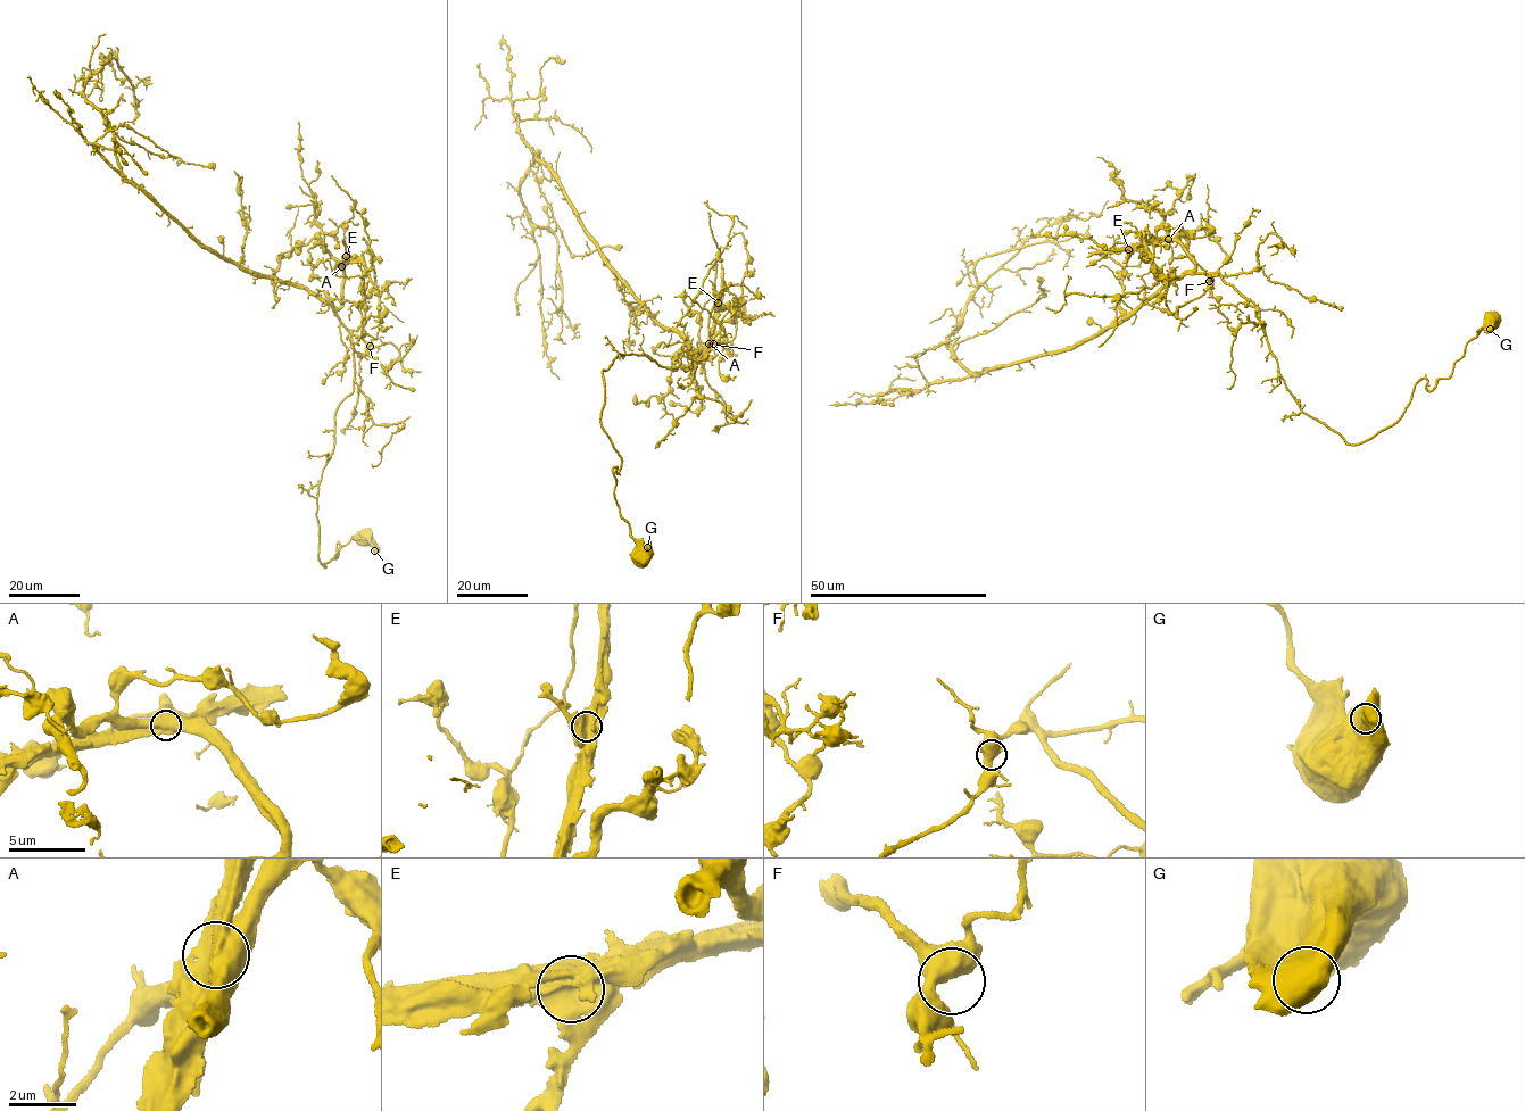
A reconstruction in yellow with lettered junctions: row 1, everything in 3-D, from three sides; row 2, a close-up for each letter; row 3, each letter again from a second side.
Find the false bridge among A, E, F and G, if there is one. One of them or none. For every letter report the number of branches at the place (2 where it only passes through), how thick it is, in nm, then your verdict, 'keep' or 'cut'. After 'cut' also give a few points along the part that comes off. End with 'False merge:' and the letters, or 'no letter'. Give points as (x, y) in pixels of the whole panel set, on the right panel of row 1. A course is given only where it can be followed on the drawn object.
A: 1 branches meet; 1250 nm thick; cut; foreign part runs (1168, 239), (1086, 257)
E: 2 branches meet; 850 nm thick; keep
F: 2 branches meet; 650 nm thick; keep
G: 1 branches meet; 1100 nm thick; keep
False merge: A

